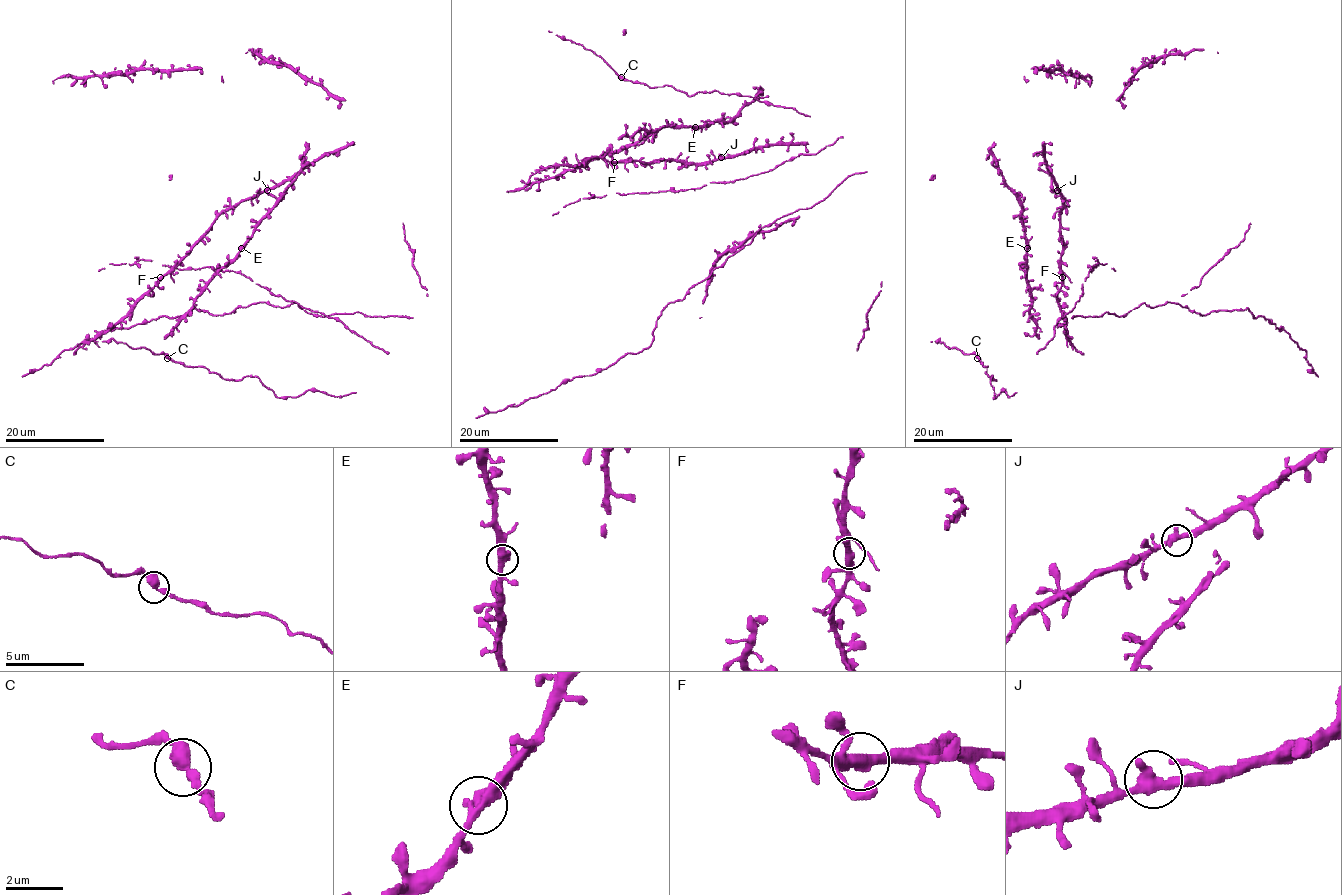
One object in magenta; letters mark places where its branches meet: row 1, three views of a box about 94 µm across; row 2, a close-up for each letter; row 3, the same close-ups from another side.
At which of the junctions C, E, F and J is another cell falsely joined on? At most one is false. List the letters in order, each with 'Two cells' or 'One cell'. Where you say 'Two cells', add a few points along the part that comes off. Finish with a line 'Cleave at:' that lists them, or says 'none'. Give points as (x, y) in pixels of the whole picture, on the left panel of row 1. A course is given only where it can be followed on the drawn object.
C: One cell
E: One cell
F: One cell
J: One cell
Cleave at: none

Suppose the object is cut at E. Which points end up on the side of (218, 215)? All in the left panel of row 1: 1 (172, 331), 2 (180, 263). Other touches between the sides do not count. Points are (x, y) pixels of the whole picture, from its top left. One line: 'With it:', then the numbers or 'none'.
With it: 2

